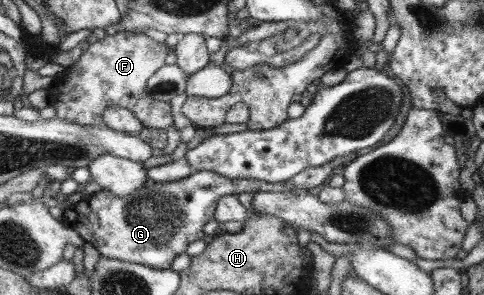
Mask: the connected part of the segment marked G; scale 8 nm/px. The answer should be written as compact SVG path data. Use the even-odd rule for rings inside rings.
M345 156L338 157L319 168L306 168L286 181L272 183L250 177L245 177L244 179L224 177L212 171L197 171L184 179L166 183L148 179L143 188L132 192L130 196L120 197L108 190L100 190L92 195L85 195L71 209L63 211L63 220L86 243L90 243L92 247L95 247L101 257L131 261L154 269L170 269L174 258L186 251L190 241L203 239L204 231L202 231L202 227L212 219L214 209L217 206L216 201L219 201L220 197L229 195L250 196L258 192L288 192L293 188L310 189L318 187L318 185L324 183L326 177L333 176L340 170L340 167L342 169L344 161L346 161Z

